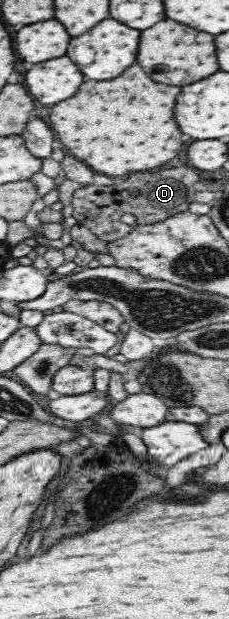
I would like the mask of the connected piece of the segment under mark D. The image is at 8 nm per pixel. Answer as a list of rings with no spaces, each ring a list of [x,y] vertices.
[[[171,168],[159,172],[139,172],[129,176],[123,184],[113,186],[90,185],[75,191],[72,198],[72,210],[78,224],[89,228],[101,241],[111,242],[123,238],[131,232],[132,227],[121,221],[123,214],[135,216],[137,225],[155,224],[177,214],[185,212],[195,200],[195,182],[199,174],[191,168]]]

